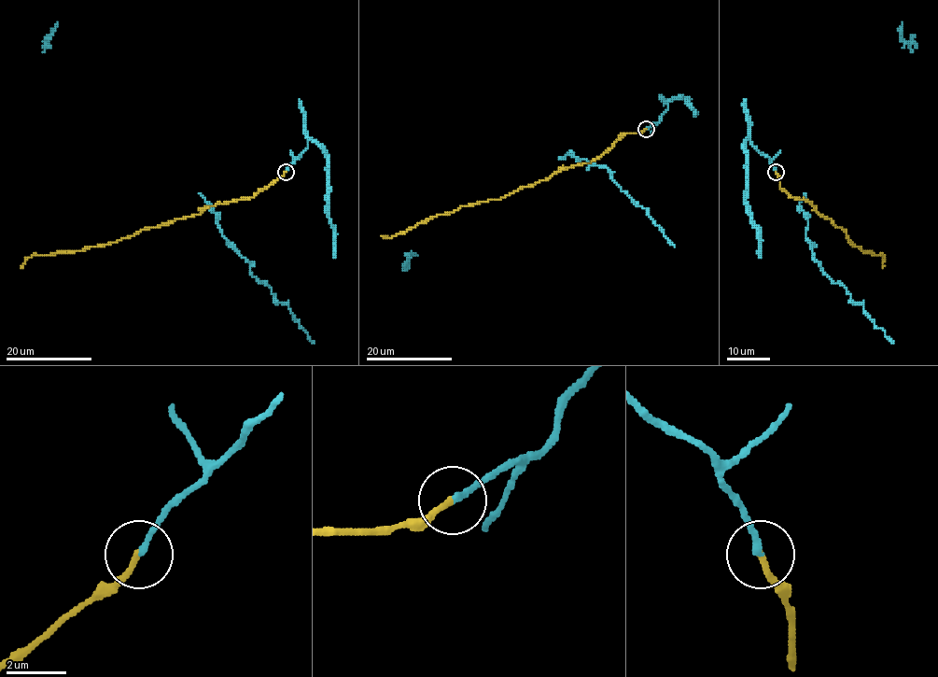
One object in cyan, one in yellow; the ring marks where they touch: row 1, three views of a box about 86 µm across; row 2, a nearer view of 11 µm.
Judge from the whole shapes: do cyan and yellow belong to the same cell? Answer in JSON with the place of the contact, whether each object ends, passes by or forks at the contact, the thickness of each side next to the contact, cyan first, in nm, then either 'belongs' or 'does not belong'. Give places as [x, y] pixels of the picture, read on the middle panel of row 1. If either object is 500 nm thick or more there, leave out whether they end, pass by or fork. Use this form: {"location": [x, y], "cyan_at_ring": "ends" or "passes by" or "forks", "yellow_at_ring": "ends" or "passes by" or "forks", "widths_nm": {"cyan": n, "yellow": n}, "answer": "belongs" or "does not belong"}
{"location": [646, 129], "cyan_at_ring": "ends", "yellow_at_ring": "ends", "widths_nm": {"cyan": 200, "yellow": 200}, "answer": "belongs"}

